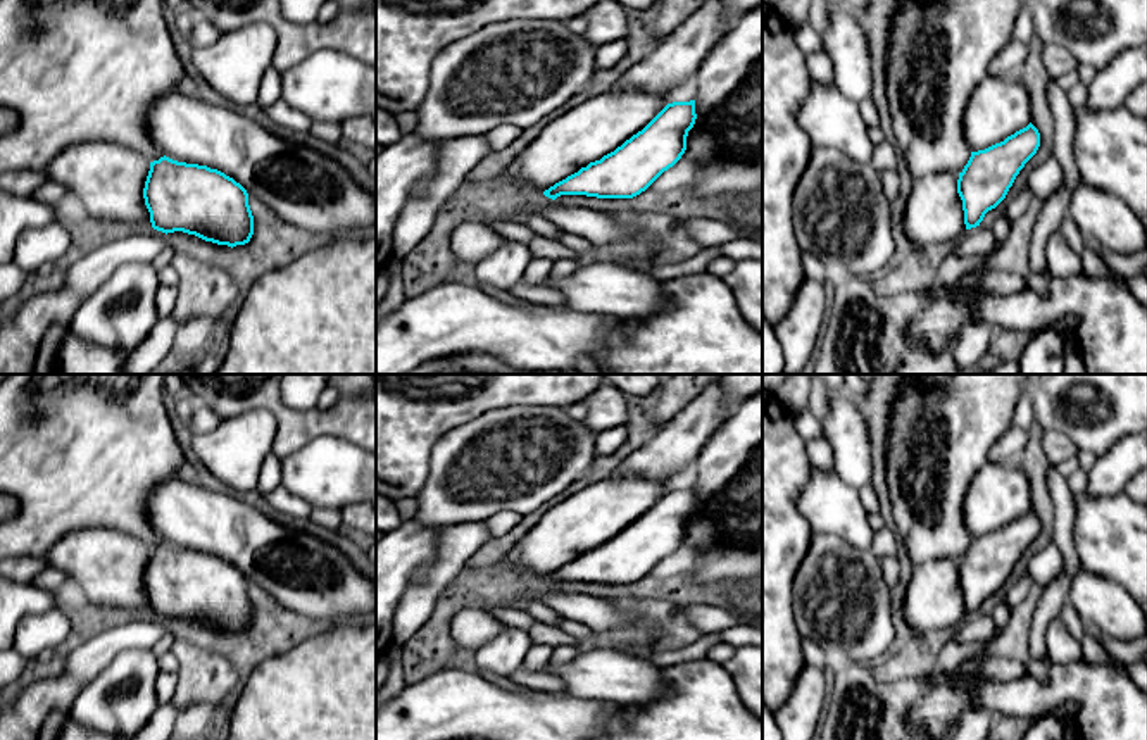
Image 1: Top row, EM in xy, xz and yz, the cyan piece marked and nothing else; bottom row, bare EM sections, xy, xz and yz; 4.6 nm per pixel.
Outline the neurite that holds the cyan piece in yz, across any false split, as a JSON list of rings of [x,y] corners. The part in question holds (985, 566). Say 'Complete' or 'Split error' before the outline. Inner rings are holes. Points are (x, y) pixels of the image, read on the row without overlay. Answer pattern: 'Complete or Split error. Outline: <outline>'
Complete. Outline: [[[1030,509],[1004,528],[971,538],[957,566],[966,616],[980,612],[985,600],[1006,585],[1016,562],[1038,533],[1040,519]]]

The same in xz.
Complete. Outline: [[[695,486],[668,490],[614,538],[555,569],[543,581],[552,586],[561,581],[636,583],[681,545],[695,505]]]

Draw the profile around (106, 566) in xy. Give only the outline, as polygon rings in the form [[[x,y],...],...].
[[[83,528],[62,536],[43,555],[64,571],[78,599],[102,607],[133,609],[150,616],[143,574],[147,543],[112,528]]]

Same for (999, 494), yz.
[[[987,462],[964,497],[964,524],[971,538],[985,536],[1031,509],[1026,473],[1009,464]]]

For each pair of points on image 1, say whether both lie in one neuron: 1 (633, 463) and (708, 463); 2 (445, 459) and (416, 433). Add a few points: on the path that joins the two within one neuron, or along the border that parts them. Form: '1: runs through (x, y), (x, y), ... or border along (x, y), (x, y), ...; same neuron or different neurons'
1: border along (716, 428), (692, 463); different neurons
2: border along (464, 423), (435, 444), (430, 473), (421, 487); different neurons

